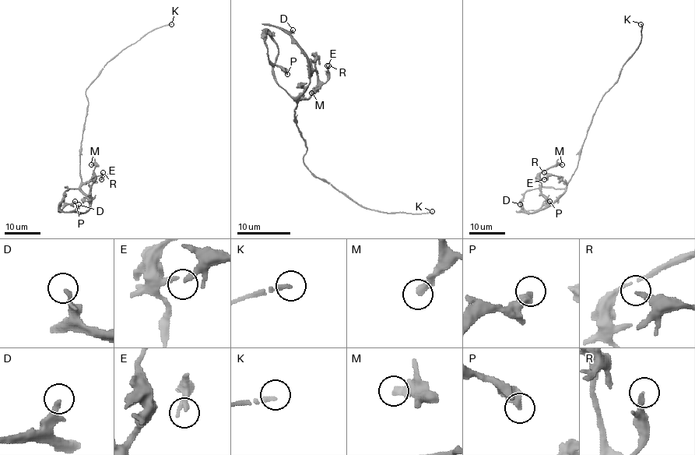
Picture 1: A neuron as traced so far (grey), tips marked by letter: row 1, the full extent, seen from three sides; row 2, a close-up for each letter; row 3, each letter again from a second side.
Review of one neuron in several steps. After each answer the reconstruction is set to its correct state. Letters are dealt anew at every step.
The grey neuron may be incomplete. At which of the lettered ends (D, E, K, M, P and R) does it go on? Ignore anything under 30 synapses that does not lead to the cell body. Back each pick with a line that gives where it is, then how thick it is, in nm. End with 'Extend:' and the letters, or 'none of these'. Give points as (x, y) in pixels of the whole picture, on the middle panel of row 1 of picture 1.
K: place (432, 211); calibre 180 nm
Extend: K

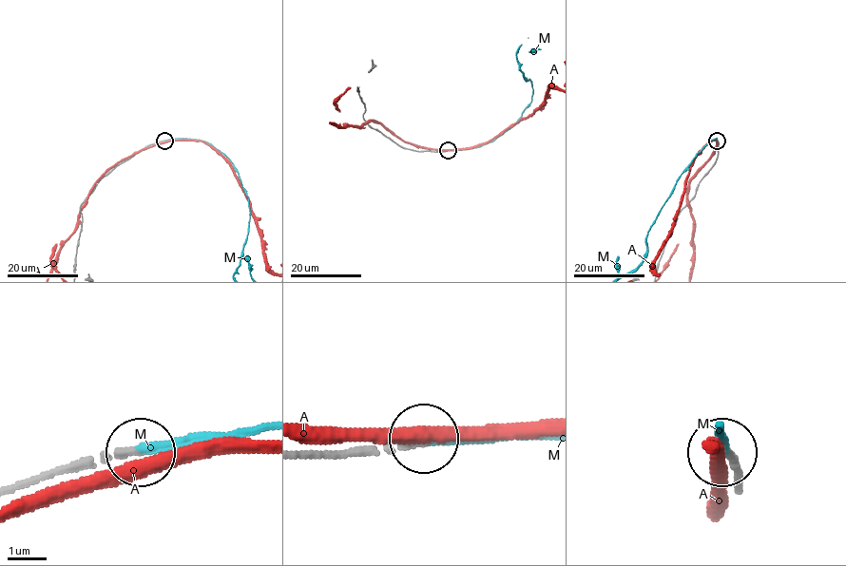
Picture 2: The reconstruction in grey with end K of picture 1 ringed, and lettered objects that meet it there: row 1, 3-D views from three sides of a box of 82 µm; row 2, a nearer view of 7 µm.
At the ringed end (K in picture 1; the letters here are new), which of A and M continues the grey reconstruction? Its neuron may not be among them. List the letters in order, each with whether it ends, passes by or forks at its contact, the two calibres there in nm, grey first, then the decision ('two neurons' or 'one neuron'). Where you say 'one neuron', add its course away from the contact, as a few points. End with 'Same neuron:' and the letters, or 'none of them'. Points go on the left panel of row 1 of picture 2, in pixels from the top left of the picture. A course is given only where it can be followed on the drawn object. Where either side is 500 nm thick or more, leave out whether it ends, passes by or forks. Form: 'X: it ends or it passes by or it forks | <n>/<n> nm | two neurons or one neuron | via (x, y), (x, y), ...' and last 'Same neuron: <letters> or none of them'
A: it passes by | 180/380 nm | two neurons
M: it ends | 200/240 nm | one neuron
Same neuron: M

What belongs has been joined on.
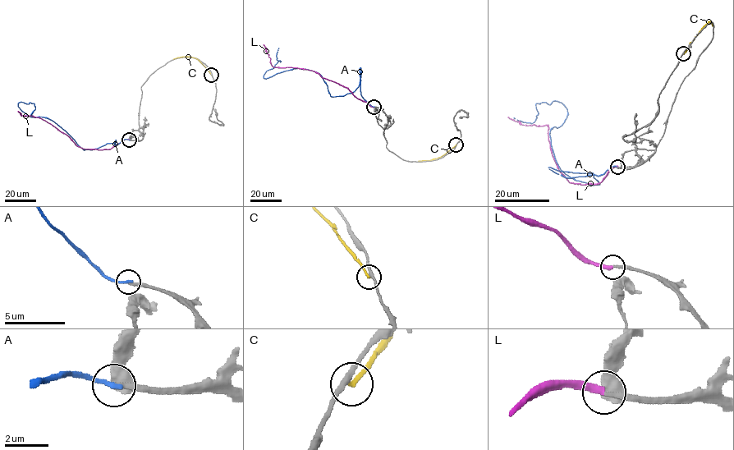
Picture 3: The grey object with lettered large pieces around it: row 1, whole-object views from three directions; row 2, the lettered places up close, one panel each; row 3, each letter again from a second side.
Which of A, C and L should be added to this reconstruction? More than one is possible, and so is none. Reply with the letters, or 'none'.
L

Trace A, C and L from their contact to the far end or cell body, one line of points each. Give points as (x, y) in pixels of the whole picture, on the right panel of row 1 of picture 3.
A: (617, 167), (548, 167), (599, 184), (558, 166), (561, 103), (514, 117)
C: (684, 54), (706, 24), (711, 21), (713, 25)
L: (617, 167), (599, 182), (570, 182), (552, 153), (548, 125), (523, 125), (507, 117)

